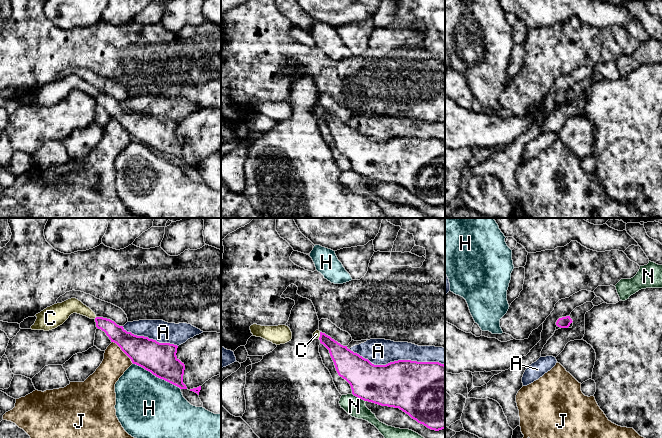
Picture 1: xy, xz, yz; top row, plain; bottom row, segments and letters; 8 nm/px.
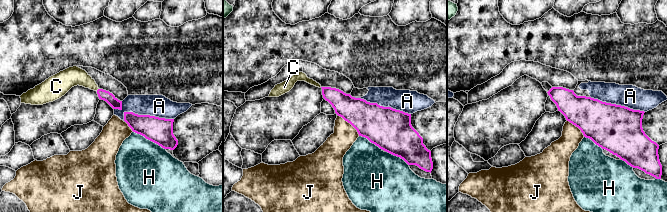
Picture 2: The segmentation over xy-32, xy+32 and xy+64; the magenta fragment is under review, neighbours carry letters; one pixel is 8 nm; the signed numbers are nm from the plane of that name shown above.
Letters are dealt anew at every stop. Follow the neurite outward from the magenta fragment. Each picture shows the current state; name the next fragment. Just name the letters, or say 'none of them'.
C

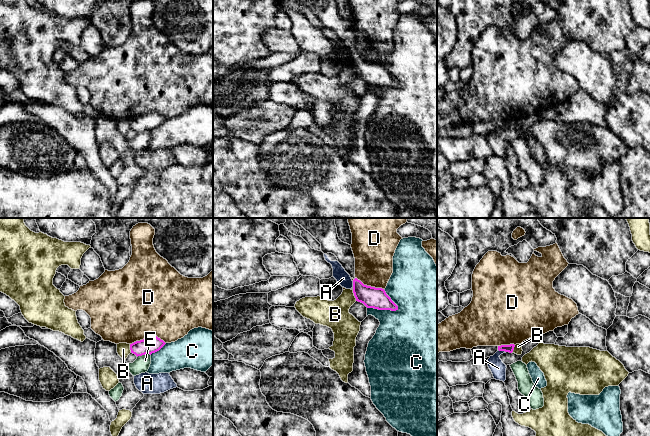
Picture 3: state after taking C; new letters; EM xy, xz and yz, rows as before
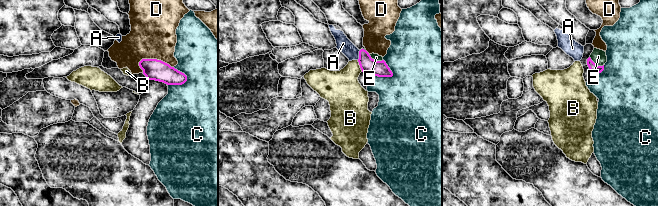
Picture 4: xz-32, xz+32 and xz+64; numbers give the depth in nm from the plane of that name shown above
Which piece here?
none of them

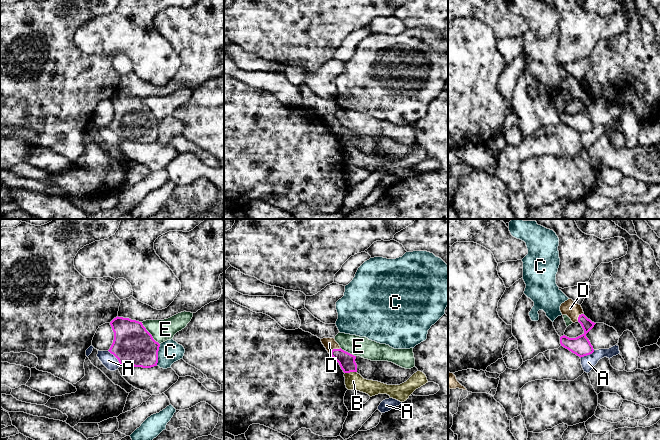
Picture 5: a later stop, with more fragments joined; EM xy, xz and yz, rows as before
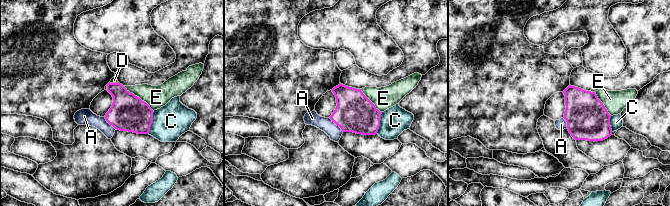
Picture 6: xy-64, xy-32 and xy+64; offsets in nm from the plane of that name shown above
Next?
D

